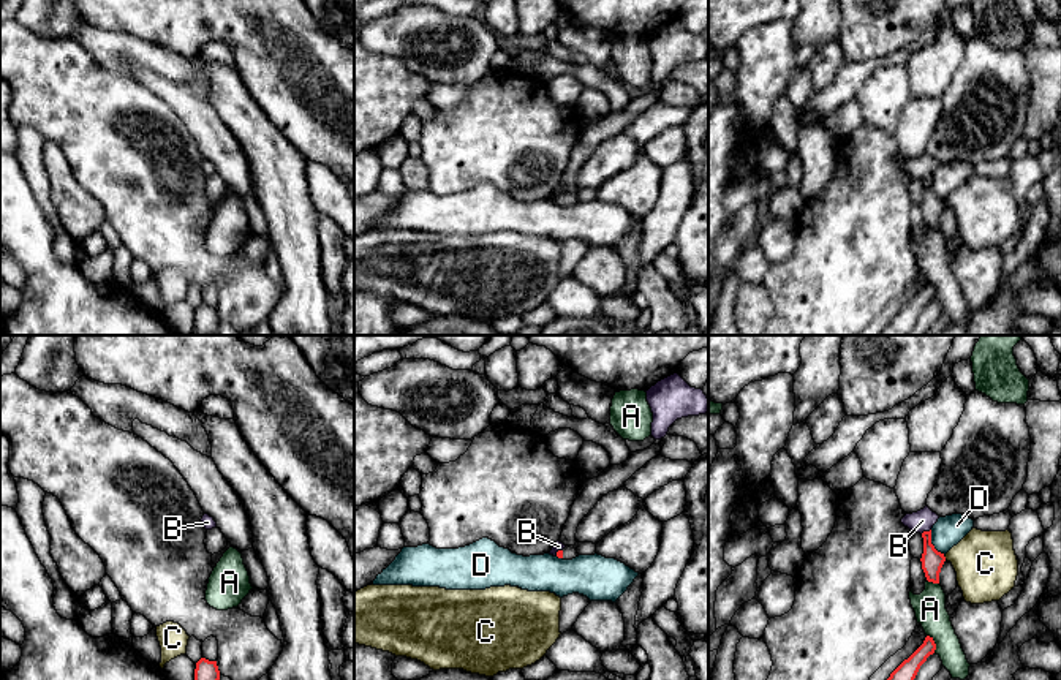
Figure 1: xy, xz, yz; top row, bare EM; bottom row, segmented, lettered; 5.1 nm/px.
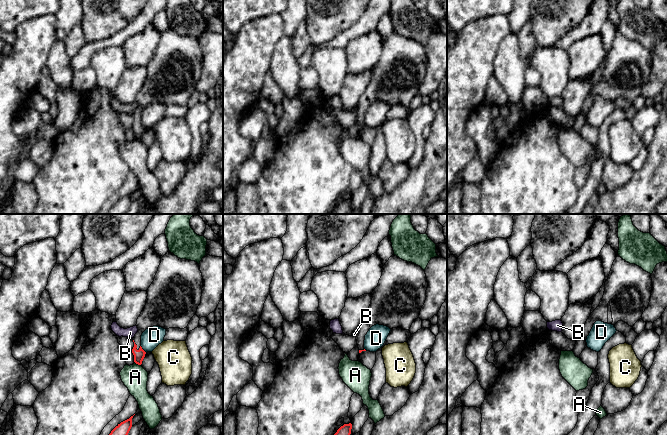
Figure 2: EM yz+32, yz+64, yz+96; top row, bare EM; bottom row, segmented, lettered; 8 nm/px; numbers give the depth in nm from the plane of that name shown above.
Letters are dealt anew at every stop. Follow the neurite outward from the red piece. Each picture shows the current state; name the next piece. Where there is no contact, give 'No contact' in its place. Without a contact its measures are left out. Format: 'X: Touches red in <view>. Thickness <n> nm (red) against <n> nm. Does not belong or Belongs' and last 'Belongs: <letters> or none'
A: Touches red in yz. Thickness 120 nm (red) against 160 nm. Does not belong
B: Touches red in yz. Thickness 110 nm (red) against 110 nm. Does not belong
C: Touches red in yz. Thickness 110 nm (red) against 320 nm. Does not belong
D: Touches red in yz. Thickness 110 nm (red) against 160 nm. Does not belong
Belongs: none

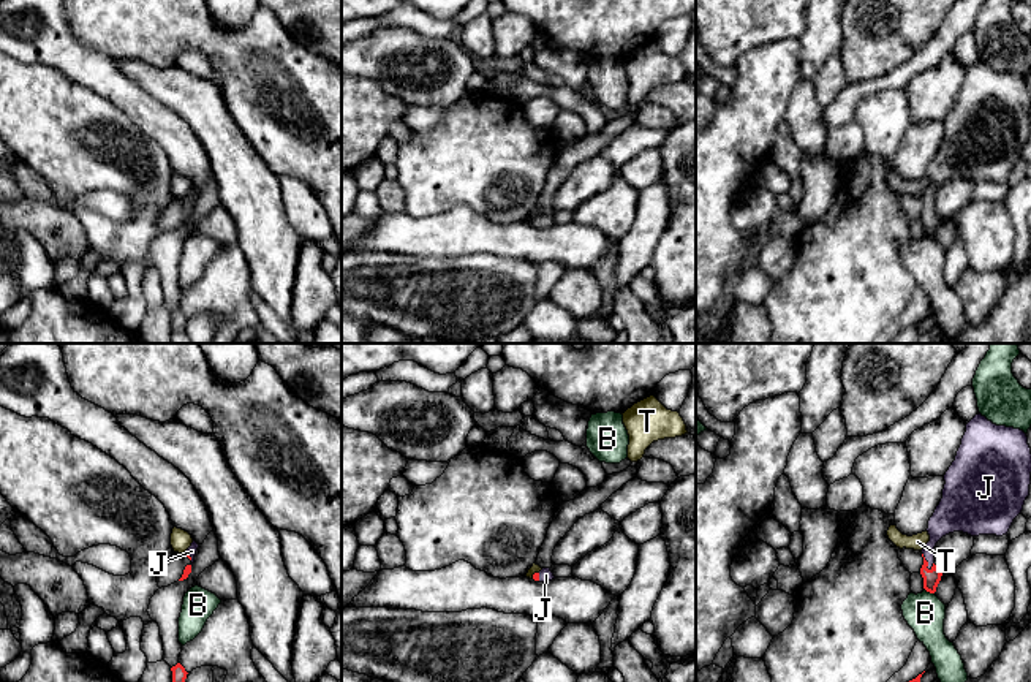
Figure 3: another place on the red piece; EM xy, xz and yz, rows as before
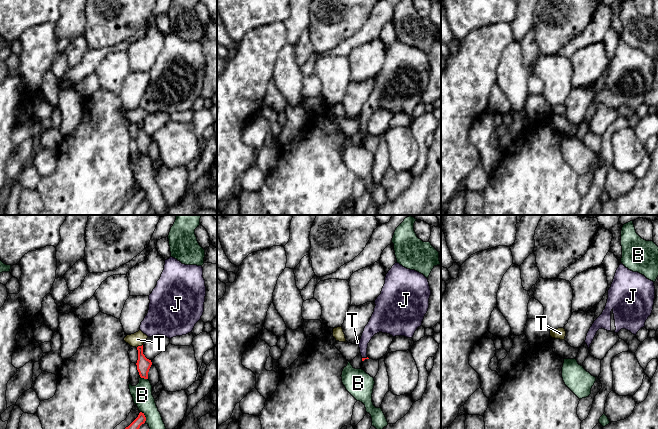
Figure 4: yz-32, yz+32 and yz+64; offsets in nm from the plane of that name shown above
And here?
B: Touches red in yz. Thickness 90 nm (red) against 200 nm. Does not belong
J: Touches red in yz. Thickness 90 nm (red) against 160 nm. Belongs
T: Touches red in xz. Thickness 30 nm (red) against 50 nm. Does not belong
Belongs: J

